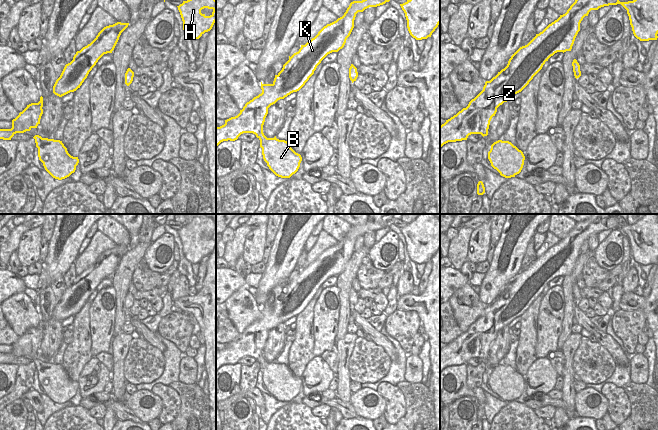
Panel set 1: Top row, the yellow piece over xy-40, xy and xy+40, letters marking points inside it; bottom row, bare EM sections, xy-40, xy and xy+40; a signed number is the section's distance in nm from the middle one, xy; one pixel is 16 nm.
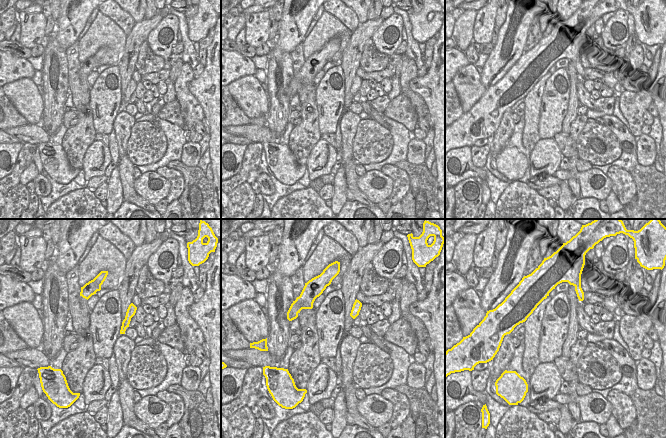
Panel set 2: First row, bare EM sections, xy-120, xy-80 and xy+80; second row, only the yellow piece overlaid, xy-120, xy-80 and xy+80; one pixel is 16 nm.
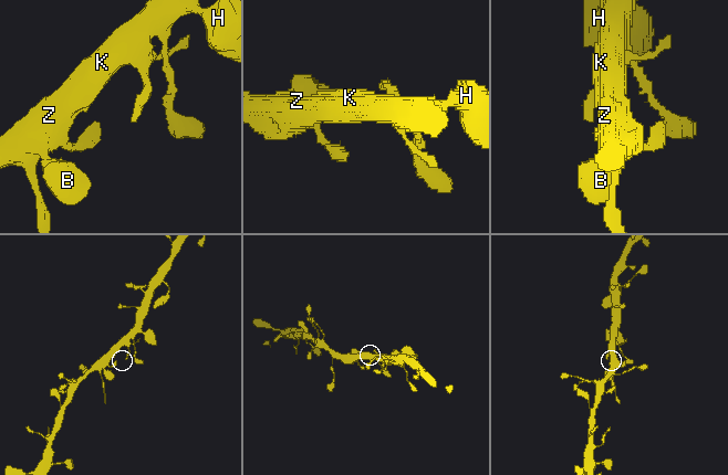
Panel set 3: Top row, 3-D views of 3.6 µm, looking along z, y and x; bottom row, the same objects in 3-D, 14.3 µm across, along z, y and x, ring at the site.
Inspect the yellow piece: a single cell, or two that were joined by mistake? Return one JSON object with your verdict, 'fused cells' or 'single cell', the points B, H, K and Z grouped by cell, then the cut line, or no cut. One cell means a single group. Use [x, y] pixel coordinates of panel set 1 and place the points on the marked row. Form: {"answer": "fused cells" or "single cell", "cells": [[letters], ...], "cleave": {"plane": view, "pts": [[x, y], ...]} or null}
{"answer": "single cell", "cells": [["B", "H", "K", "Z"]], "cleave": null}

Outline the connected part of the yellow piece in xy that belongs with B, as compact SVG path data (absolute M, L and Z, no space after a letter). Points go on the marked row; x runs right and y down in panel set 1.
M362 0L350 3L344 15L324 26L318 34L301 45L275 75L272 84L261 82L262 93L247 102L240 113L225 120L225 124L216 127L216 147L223 141L235 141L243 133L253 133L260 140L262 155L269 169L278 177L290 178L295 174L302 161L288 141L267 138L263 125L268 108L278 100L299 91L314 74L317 66L330 53L338 52L346 43L354 28L358 12L369 7L377 7L390 0Z

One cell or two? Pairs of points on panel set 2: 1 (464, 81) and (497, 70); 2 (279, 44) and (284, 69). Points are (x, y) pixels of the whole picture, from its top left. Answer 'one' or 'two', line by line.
1: two
2: two

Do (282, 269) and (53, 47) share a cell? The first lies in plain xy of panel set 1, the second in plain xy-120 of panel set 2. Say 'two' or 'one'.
two

